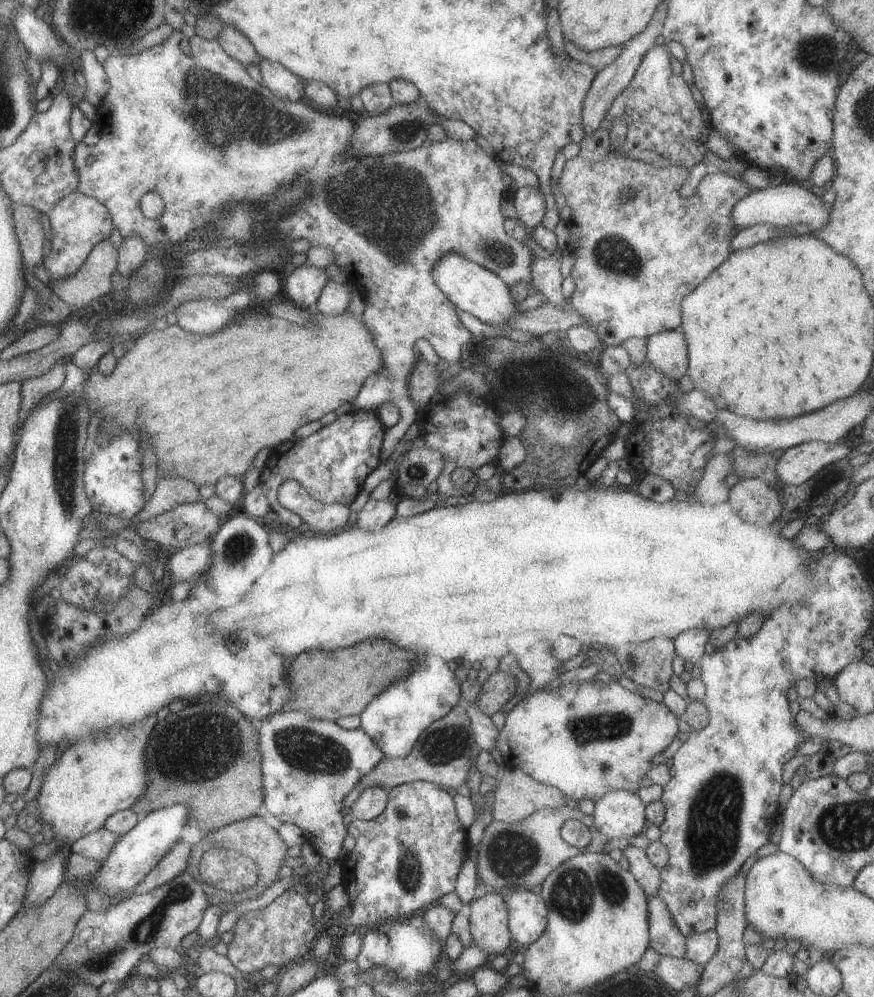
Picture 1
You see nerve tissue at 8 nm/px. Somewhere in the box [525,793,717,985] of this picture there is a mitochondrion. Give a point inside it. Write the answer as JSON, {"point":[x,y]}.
{"point":[573,893]}

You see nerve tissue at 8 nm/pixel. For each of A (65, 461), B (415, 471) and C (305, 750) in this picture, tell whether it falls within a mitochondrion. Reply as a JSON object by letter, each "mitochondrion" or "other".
{"A":"mitochondrion","B":"mitochondrion","C":"mitochondrion"}

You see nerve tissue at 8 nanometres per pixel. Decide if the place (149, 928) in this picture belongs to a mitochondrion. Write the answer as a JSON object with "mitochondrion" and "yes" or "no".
{"mitochondrion":"yes"}

